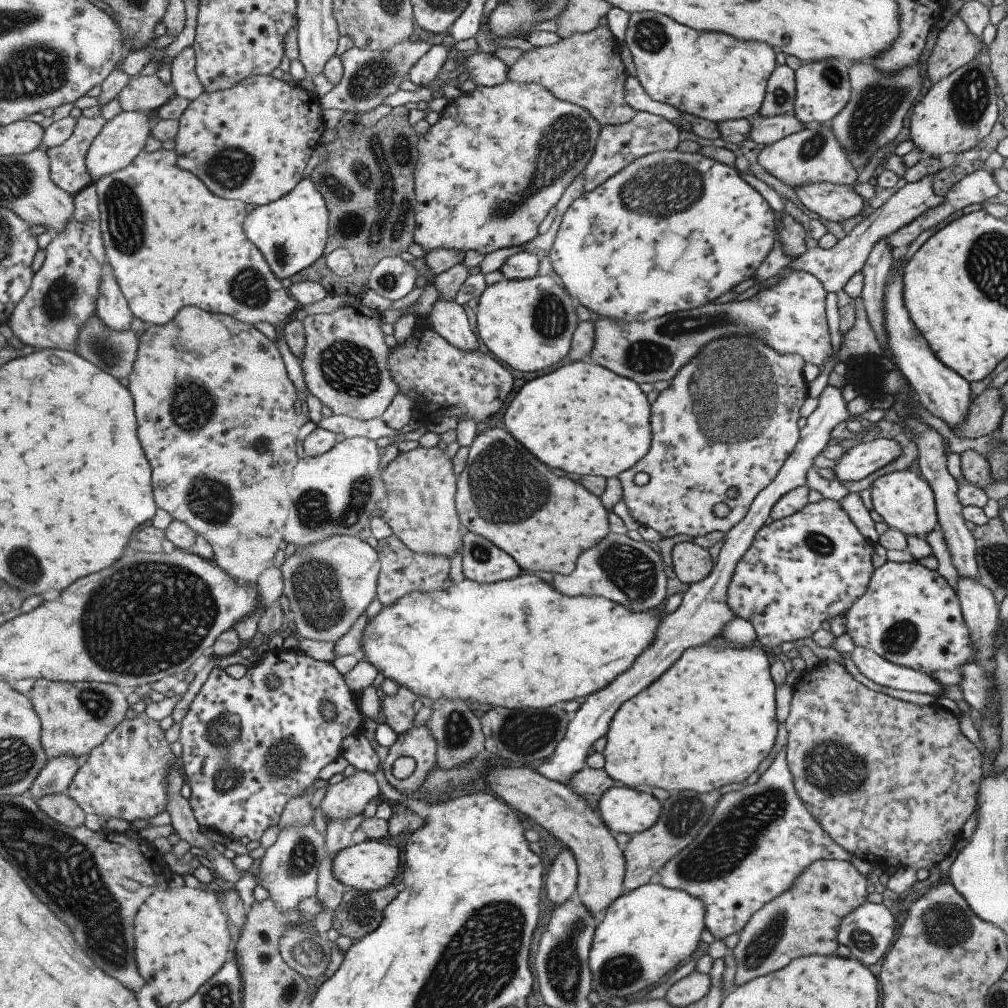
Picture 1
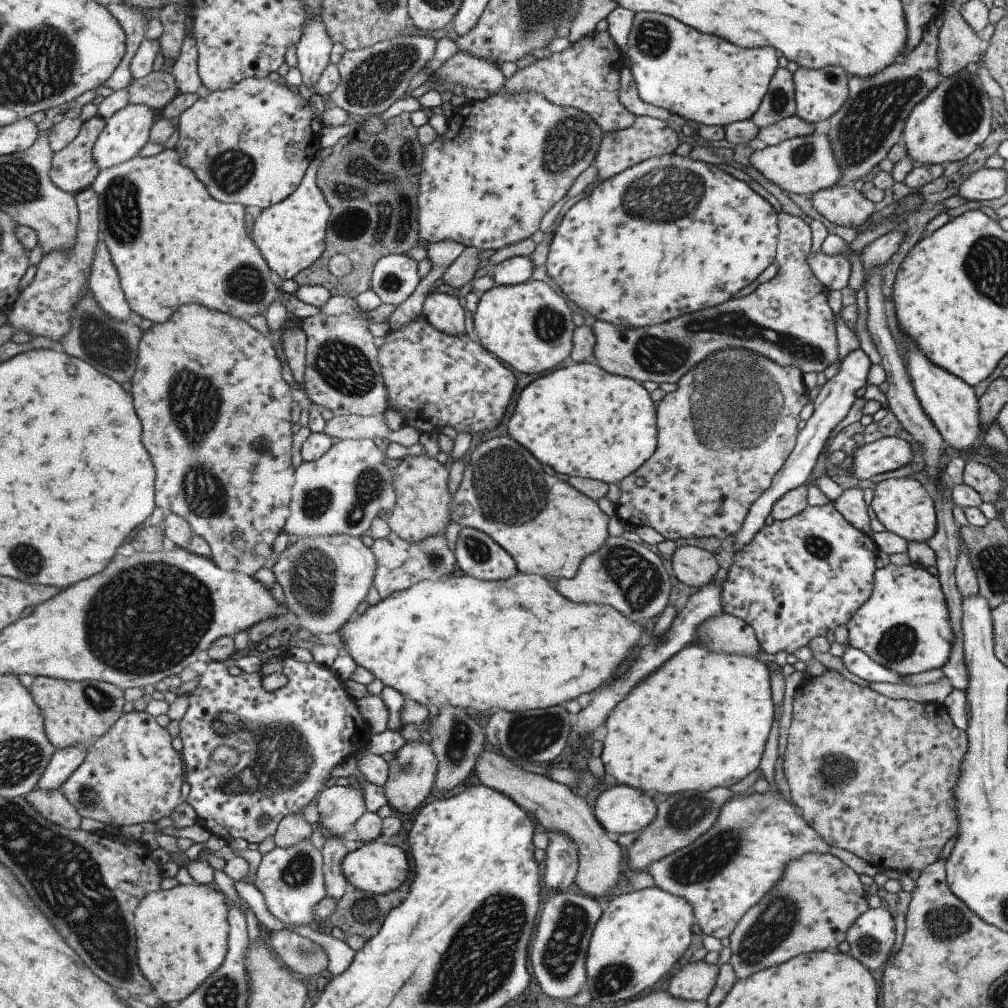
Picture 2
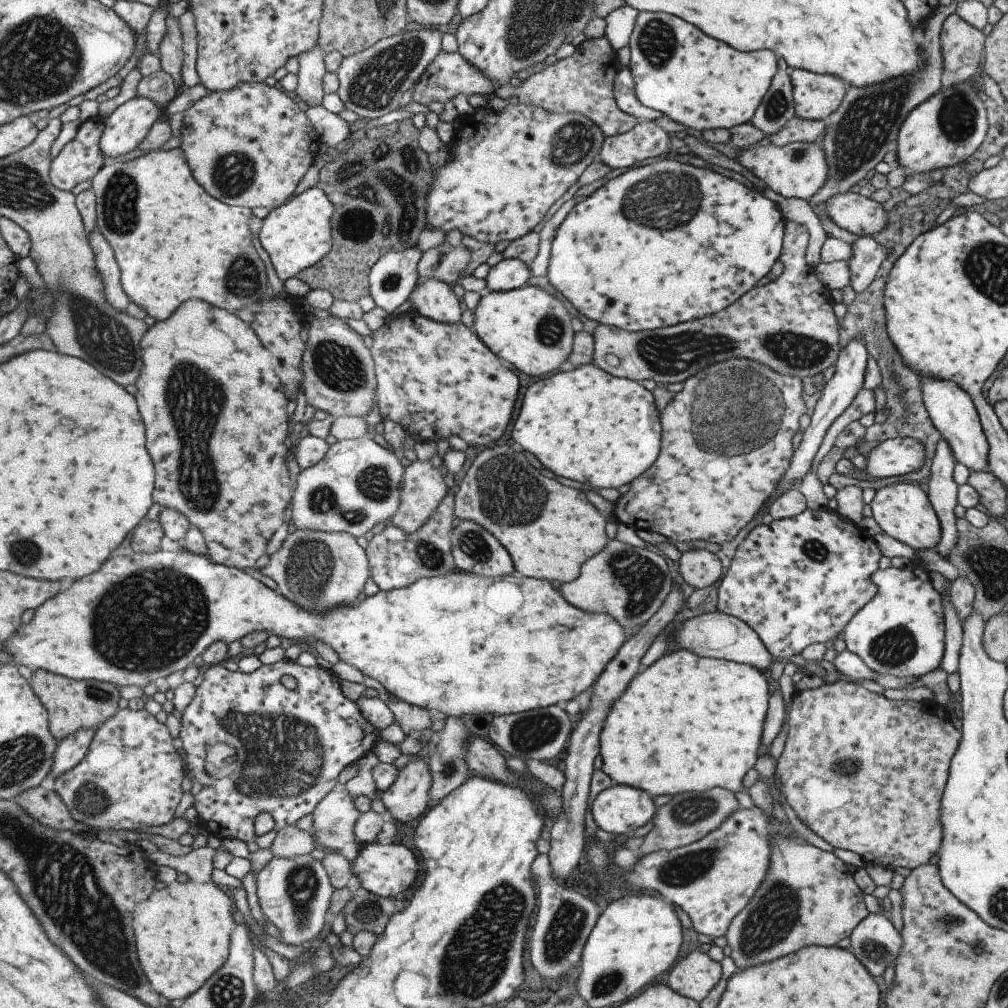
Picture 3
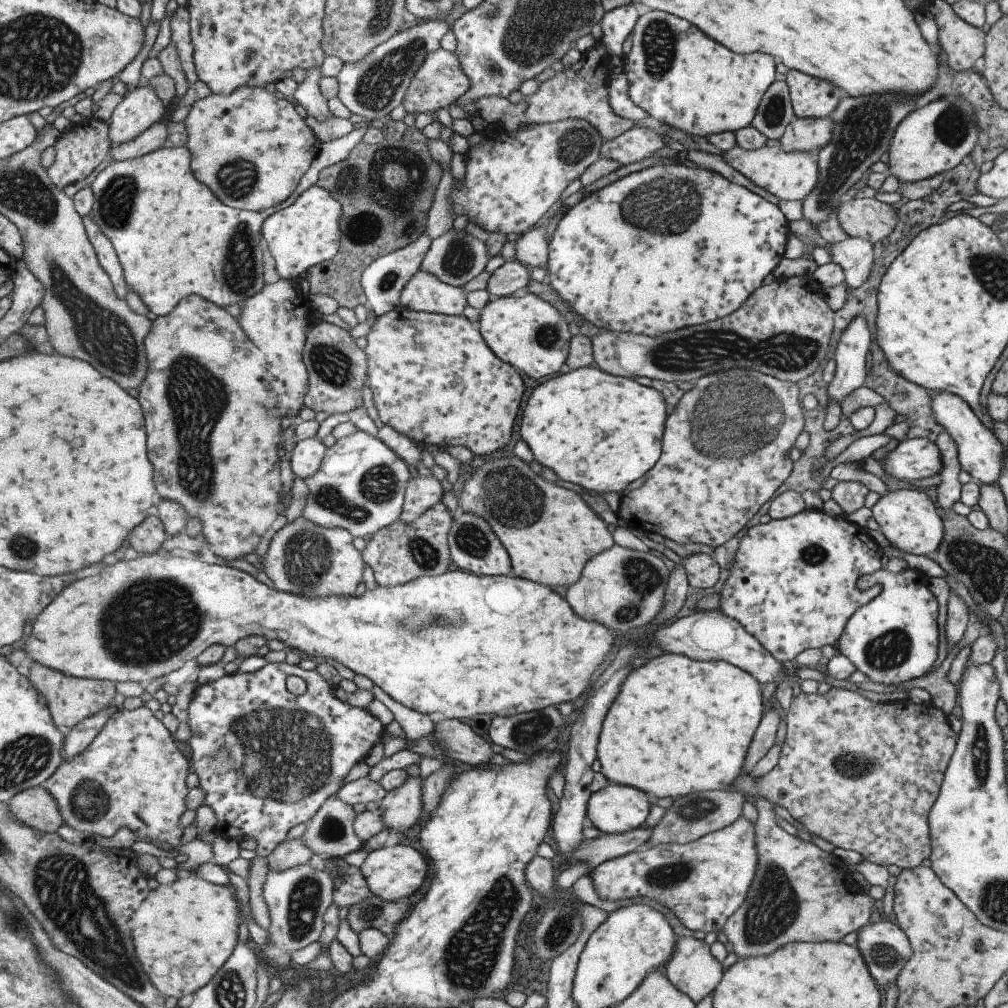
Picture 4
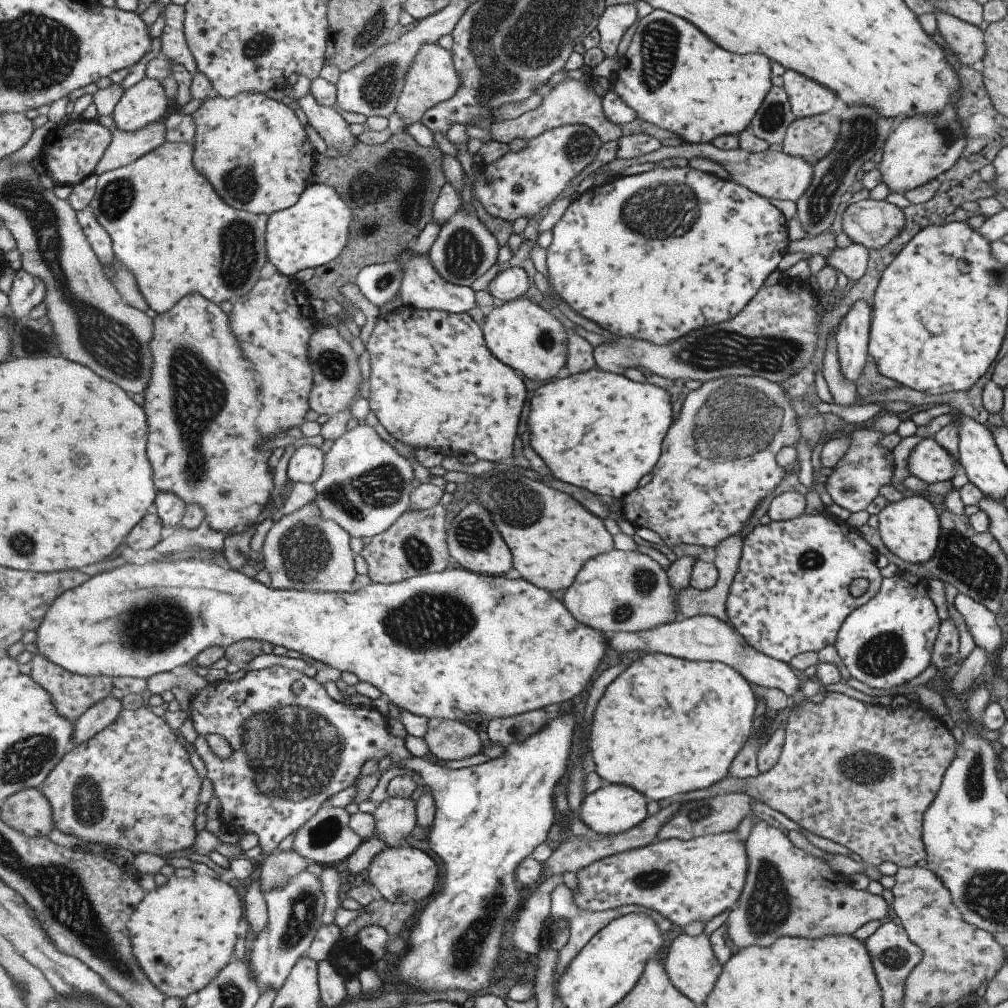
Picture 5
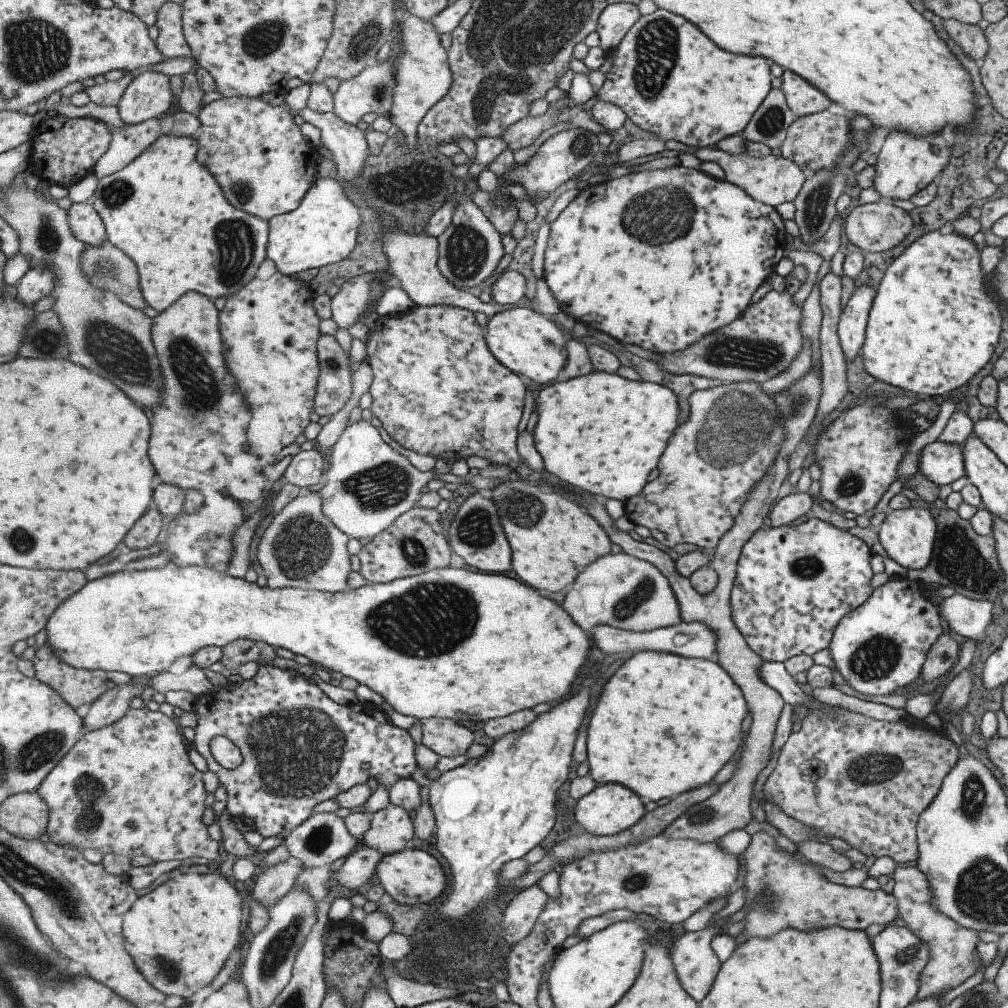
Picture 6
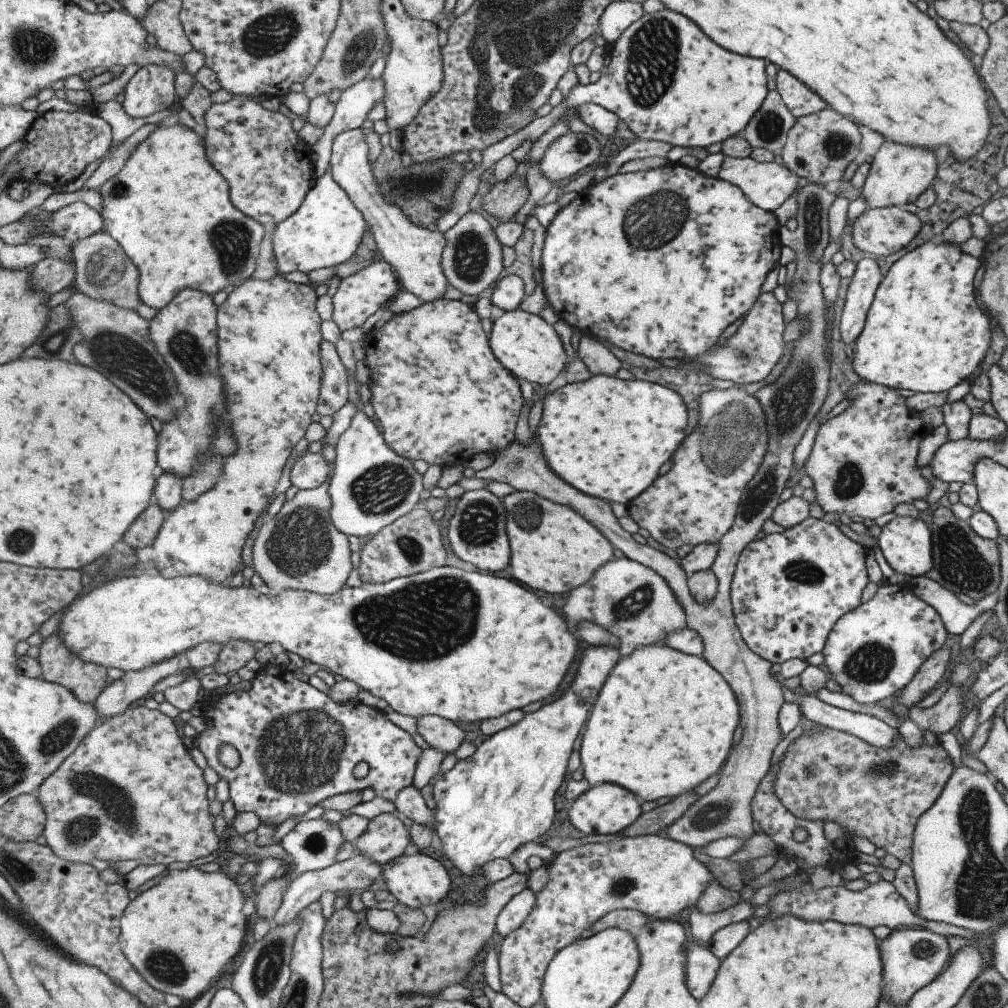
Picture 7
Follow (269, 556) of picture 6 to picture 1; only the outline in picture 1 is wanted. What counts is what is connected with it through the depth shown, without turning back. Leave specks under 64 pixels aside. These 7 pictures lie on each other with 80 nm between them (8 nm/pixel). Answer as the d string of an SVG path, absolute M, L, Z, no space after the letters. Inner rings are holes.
M335 535L313 544L290 548L278 569L282 576L282 593L287 597L296 632L303 639L335 642L376 596L380 562L375 549L358 536Z

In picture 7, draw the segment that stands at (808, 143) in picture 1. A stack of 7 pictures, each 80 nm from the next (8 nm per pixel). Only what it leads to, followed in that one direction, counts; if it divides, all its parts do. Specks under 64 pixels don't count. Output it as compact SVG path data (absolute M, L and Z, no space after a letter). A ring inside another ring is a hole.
M724 156L716 177L735 185L753 206L767 212L773 212L778 206L781 206L797 184L797 176L785 166L781 167L774 161L758 163L750 156L744 159Z

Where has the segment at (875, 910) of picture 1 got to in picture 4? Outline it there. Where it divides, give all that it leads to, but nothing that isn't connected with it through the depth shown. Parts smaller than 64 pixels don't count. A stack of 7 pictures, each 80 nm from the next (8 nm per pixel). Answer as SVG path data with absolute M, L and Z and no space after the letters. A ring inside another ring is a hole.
M887 920L865 922L859 926L855 948L879 988L895 981L901 966L911 956L911 946L905 934Z

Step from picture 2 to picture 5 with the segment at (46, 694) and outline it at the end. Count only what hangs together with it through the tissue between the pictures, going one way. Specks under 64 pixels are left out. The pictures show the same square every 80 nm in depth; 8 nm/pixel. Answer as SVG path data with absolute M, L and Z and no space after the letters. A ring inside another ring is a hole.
M37 652L32 661L30 675L45 689L48 690L59 712L67 717L73 724L76 724L95 704L105 701L111 695L111 690L115 690L115 678L107 676L79 676L73 674L66 668L59 666L59 663L53 662L47 658L43 653ZM75 718L75 719L74 719Z

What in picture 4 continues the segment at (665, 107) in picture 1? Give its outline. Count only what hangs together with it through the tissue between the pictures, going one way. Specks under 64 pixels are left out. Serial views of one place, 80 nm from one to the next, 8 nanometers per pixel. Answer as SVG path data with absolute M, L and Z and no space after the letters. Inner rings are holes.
M620 69L613 70L607 85L607 96L609 96L609 106L613 110L615 116L637 122L637 120L645 120L649 116L645 110L641 110L639 106L635 106L627 94L627 78L625 72Z

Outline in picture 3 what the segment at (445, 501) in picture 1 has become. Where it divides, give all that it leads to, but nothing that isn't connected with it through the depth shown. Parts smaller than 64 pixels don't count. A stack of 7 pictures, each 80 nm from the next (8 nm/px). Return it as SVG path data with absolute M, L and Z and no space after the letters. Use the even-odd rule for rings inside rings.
M411 462L404 468L399 506L389 522L404 533L414 533L430 517L446 492L447 486L439 470L433 469L429 462Z

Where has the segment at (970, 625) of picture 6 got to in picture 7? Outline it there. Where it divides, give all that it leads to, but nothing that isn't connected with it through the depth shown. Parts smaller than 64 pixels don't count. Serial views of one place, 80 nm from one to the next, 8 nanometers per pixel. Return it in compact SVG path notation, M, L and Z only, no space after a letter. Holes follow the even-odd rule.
M911 578L909 580L911 592L928 604L939 614L947 632L959 636L968 624L981 613L994 608L997 602L995 593L986 594L976 604L969 606L957 599L957 595L930 578Z

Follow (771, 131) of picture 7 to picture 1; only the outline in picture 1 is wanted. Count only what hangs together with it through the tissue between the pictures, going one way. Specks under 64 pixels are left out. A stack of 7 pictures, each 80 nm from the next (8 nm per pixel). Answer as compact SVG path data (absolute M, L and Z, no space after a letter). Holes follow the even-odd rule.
M775 65L766 82L766 92L757 114L772 117L794 112L794 71L787 65Z

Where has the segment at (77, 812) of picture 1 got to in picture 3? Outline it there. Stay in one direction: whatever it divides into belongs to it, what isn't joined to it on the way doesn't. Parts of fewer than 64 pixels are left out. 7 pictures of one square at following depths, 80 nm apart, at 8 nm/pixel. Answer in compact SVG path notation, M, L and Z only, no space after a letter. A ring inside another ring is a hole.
M35 787L25 790L15 800L29 817L42 825L58 831L68 831L75 826L76 820L70 808L55 790Z

